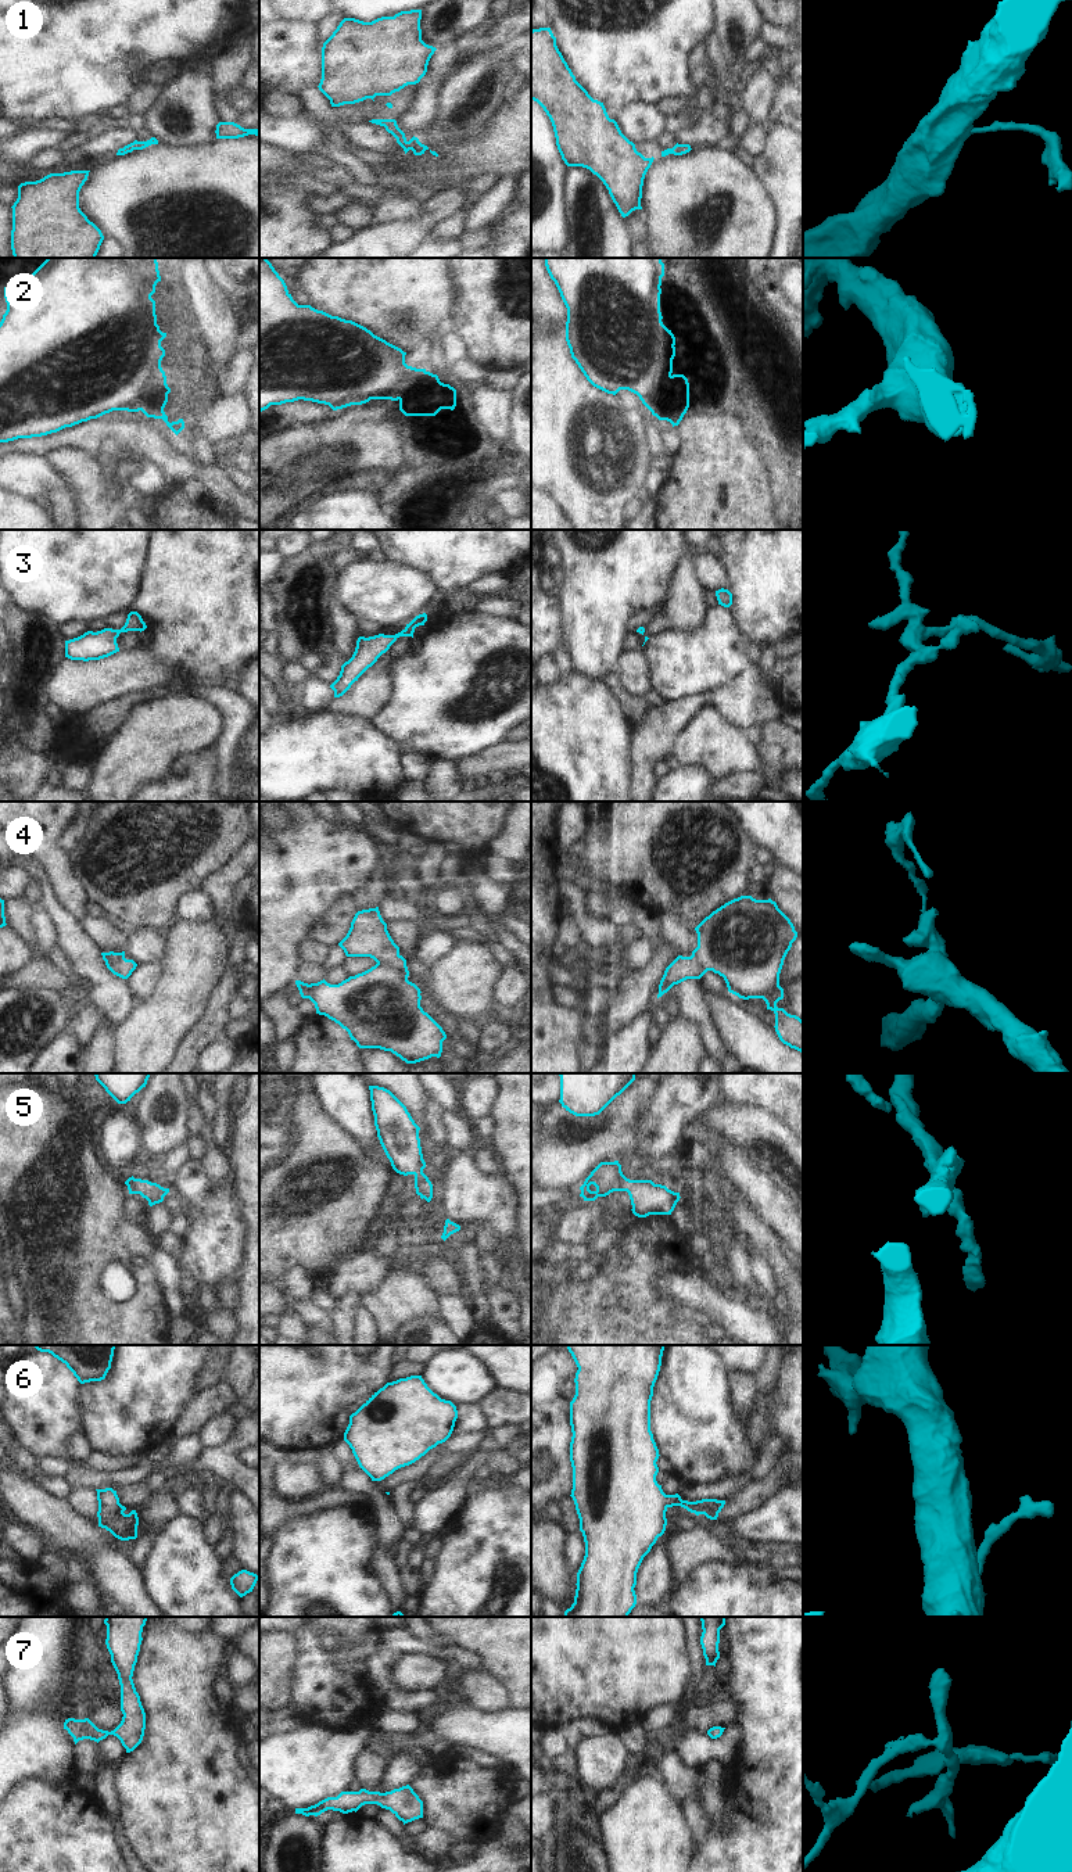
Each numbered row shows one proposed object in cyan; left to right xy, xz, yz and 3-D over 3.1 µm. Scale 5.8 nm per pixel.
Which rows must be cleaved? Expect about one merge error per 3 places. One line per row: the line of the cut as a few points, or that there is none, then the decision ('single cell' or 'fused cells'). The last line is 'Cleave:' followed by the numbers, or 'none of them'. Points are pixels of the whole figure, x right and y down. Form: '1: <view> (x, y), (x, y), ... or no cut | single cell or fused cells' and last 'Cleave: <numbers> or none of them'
1: no cut | single cell
2: no cut | single cell
3: no cut | single cell
4: xz (377, 961), (394, 965), (407, 978) | fused cells
5: no cut | single cell
6: no cut | single cell
7: no cut | single cell
Cleave: 4

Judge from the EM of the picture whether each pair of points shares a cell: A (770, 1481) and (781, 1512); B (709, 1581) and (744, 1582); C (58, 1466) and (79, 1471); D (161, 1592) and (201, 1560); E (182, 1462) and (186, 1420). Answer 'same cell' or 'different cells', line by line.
A: different cells
B: same cell
C: different cells
D: same cell
E: different cells

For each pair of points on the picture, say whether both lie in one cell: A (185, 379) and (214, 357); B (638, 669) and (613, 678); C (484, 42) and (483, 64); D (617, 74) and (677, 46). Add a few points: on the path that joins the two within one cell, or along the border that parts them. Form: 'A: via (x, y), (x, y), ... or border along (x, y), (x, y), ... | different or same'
A: via (192, 372), (207, 364) | same
B: border along (616, 671), (621, 687), (628, 694), (644, 698) | different
C: border along (515, 39), (473, 54), (456, 70) | different
D: via (633, 58), (645, 46), (662, 46) | same

